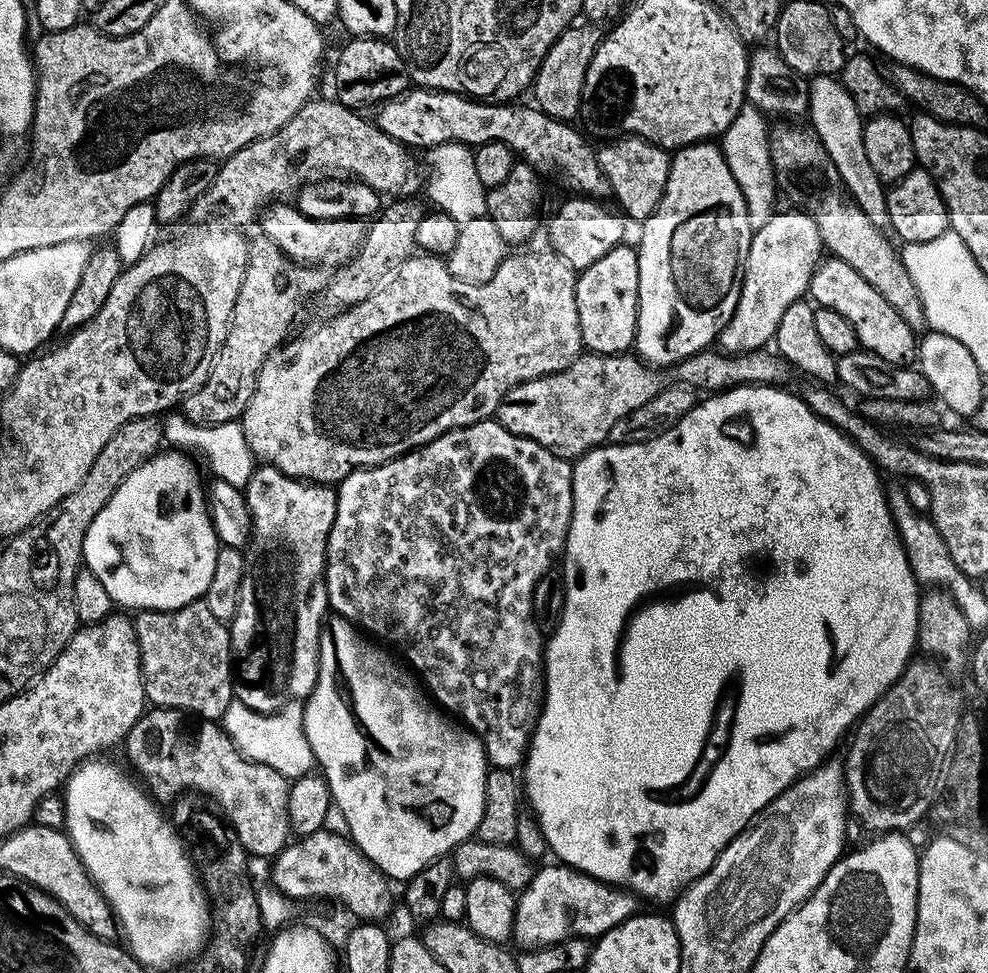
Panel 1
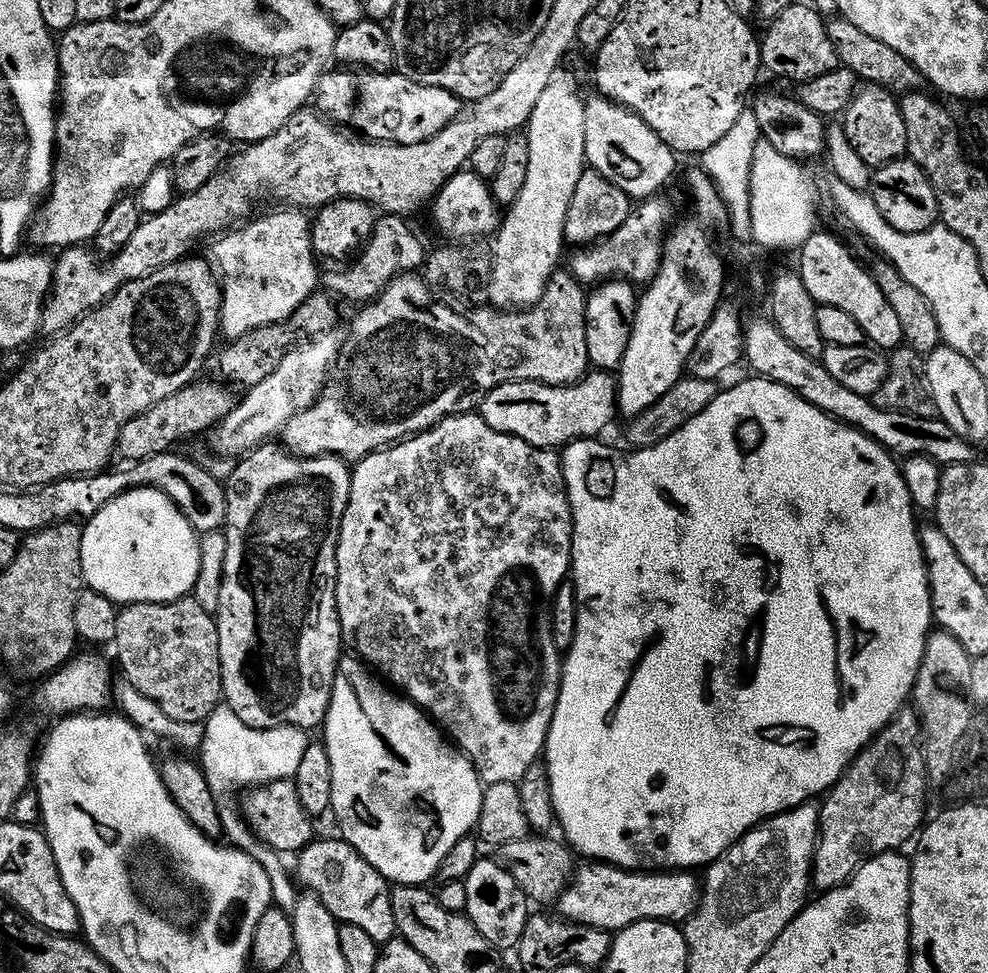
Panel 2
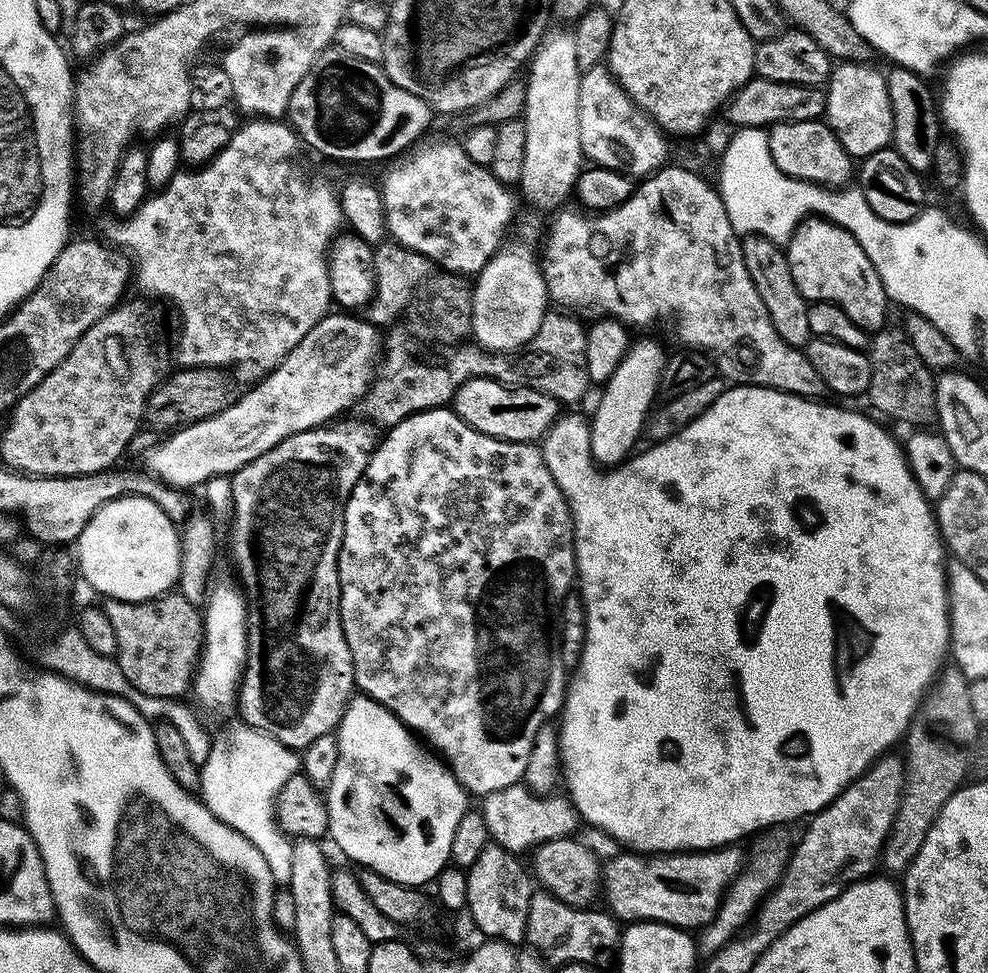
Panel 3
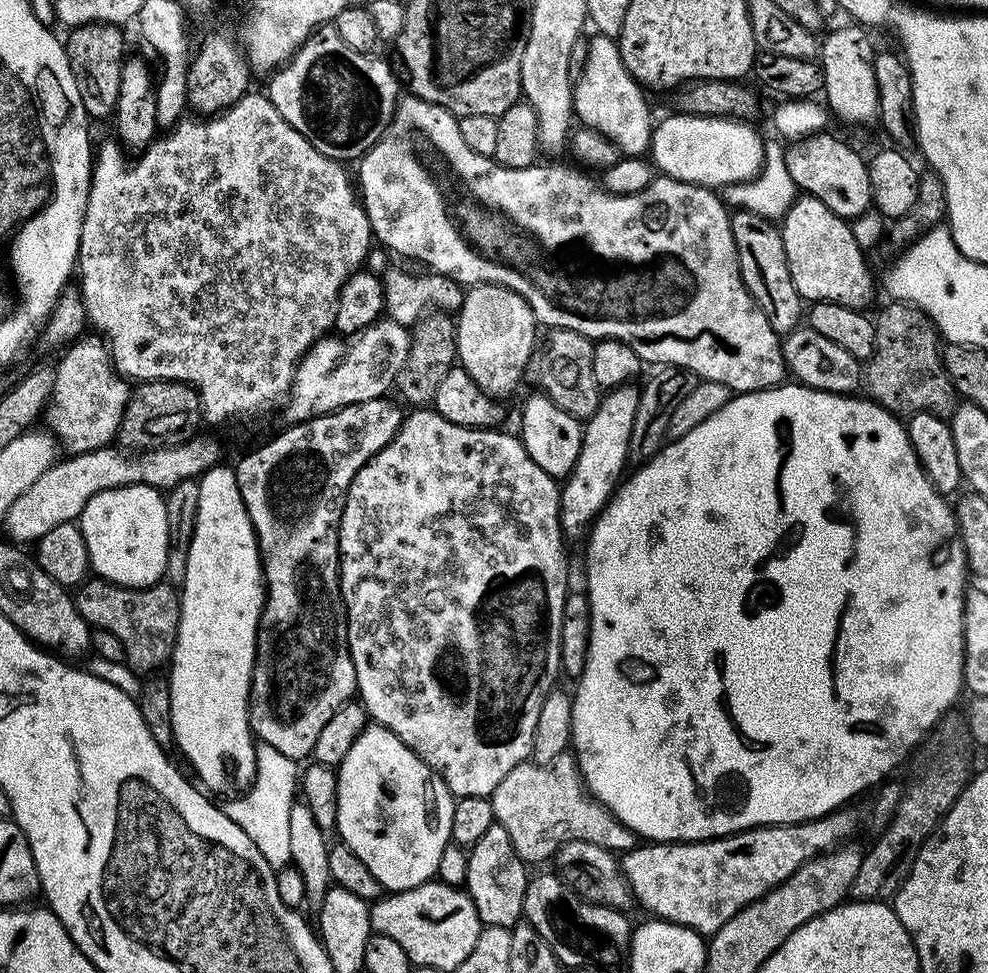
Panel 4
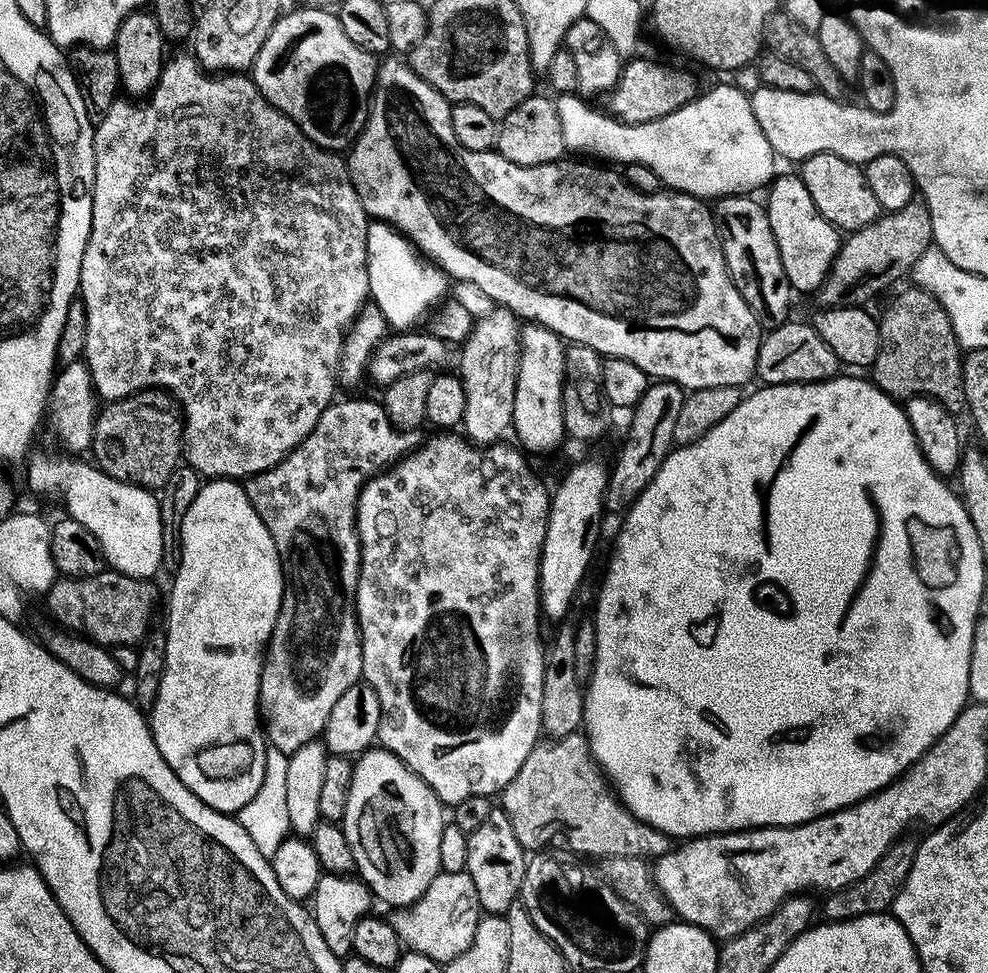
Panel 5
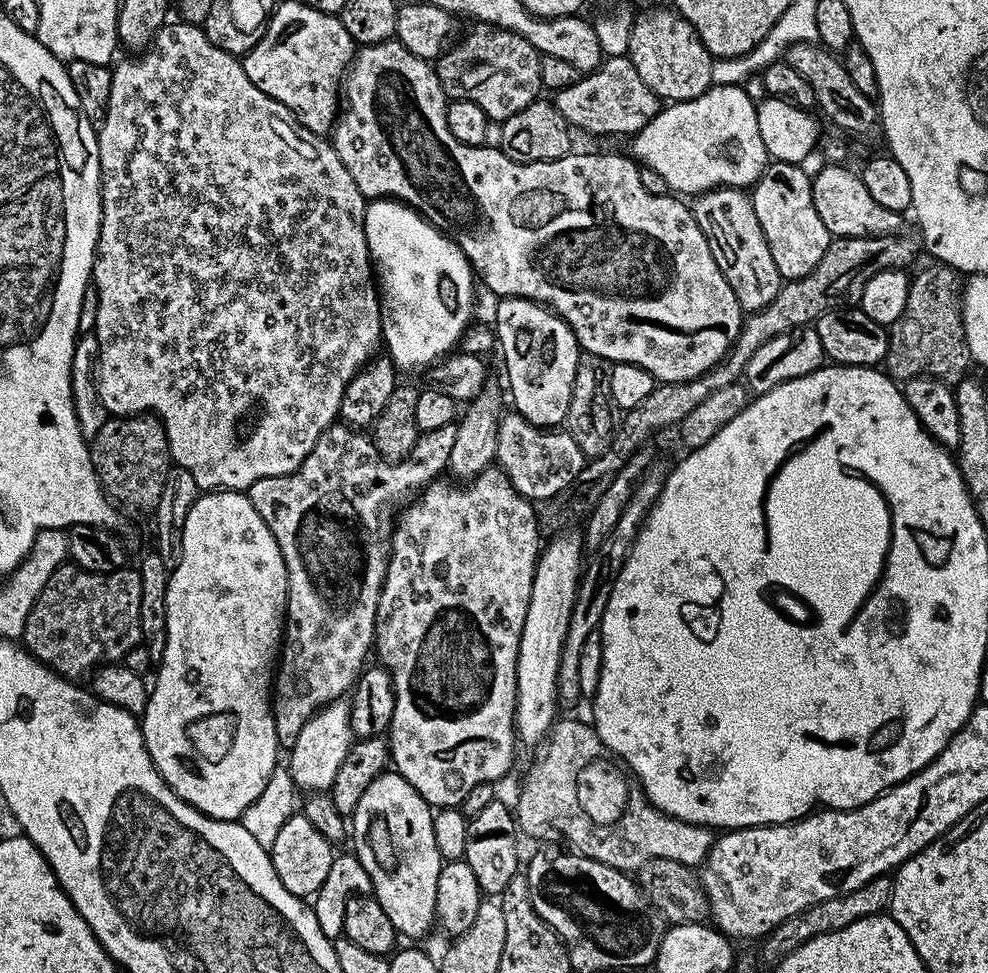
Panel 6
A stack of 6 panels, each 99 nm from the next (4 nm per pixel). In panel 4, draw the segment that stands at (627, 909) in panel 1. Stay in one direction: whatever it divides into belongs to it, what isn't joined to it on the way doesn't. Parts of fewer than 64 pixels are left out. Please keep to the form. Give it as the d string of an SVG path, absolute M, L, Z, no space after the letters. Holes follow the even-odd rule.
M837 810L817 820L805 820L802 824L783 826L765 826L749 828L746 832L737 832L735 836L721 836L718 840L698 840L678 844L644 842L623 853L622 867L624 877L632 888L635 903L640 904L655 919L668 920L672 924L681 924L683 928L693 928L701 934L716 932L734 914L738 914L755 900L760 900L774 886L778 886L794 870L801 868L807 860L825 852L831 852L856 828L856 816L849 810Z

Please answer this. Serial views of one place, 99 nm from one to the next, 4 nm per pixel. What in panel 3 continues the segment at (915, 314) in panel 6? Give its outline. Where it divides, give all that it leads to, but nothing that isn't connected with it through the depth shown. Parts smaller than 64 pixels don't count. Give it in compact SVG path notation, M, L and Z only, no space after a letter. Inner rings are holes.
M885 326L871 337L867 349L870 362L870 386L866 393L881 417L889 416L892 420L901 420L908 426L928 426L936 420L936 382L934 372L918 358L907 338L899 327Z

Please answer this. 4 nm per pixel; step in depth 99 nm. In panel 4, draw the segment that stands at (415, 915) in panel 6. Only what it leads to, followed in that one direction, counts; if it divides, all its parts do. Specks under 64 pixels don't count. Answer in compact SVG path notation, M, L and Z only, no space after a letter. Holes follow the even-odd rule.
M375 722L365 727L354 746L350 746L350 754L346 754L339 764L336 801L338 818L335 831L340 832L339 839L350 846L350 850L354 850L362 862L366 862L366 870L378 878L381 889L399 894L407 888L429 883L436 876L438 858L442 858L442 850L446 850L452 839L450 822L454 822L457 797L452 795L443 778L393 732Z

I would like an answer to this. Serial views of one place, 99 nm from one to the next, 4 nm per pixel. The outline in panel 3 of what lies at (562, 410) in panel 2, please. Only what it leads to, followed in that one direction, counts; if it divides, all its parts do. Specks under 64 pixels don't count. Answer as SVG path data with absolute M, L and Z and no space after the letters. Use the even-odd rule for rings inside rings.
M474 376L456 392L451 402L457 416L474 430L499 440L513 440L519 444L531 444L547 434L552 423L561 415L559 400L539 392L531 386L502 384L498 380L487 380L484 376Z

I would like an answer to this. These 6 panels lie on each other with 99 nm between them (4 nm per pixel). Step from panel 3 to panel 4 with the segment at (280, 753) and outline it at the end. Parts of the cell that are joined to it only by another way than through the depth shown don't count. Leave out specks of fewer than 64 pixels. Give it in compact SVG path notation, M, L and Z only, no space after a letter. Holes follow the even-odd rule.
M257 743L256 778L252 781L251 788L239 798L229 799L223 805L224 813L244 831L246 838L250 838L254 846L258 846L258 854L262 854L262 858L266 858L266 862L274 870L289 867L292 863L290 810L297 796L297 761L286 758L286 754L278 754L274 746Z

